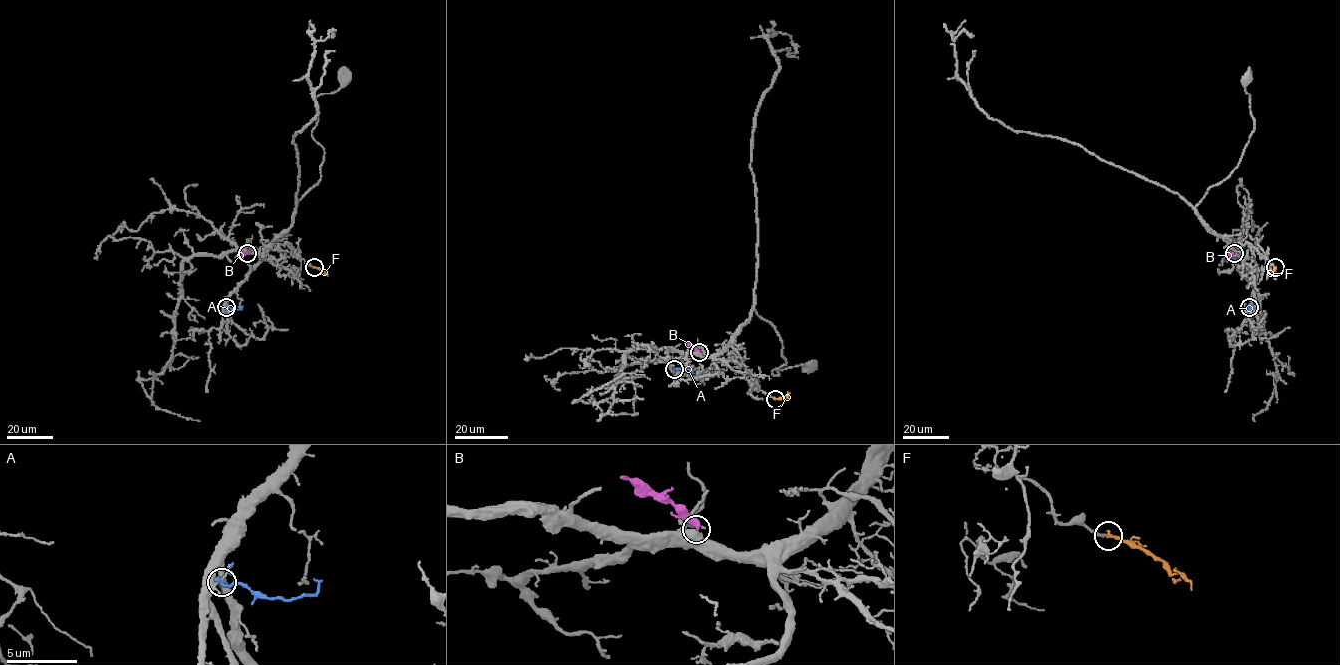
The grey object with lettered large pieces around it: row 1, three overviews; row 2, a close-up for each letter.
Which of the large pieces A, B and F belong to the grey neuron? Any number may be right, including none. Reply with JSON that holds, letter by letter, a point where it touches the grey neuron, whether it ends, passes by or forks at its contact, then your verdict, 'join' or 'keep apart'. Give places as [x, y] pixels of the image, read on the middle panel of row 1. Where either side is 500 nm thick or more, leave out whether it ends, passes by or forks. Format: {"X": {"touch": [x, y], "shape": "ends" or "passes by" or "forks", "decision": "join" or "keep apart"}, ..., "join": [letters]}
{"A": {"touch": [674, 369], "shape": "ends", "decision": "keep apart"}, "B": {"touch": [699, 352], "decision": "keep apart"}, "F": {"touch": [775, 399], "shape": "ends", "decision": "join"}, "join": ["F"]}

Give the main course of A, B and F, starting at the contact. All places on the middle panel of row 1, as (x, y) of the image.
A: (674, 369), (688, 369), (691, 373)
B: (698, 352), (685, 342)
F: (775, 398), (786, 397), (790, 393)

